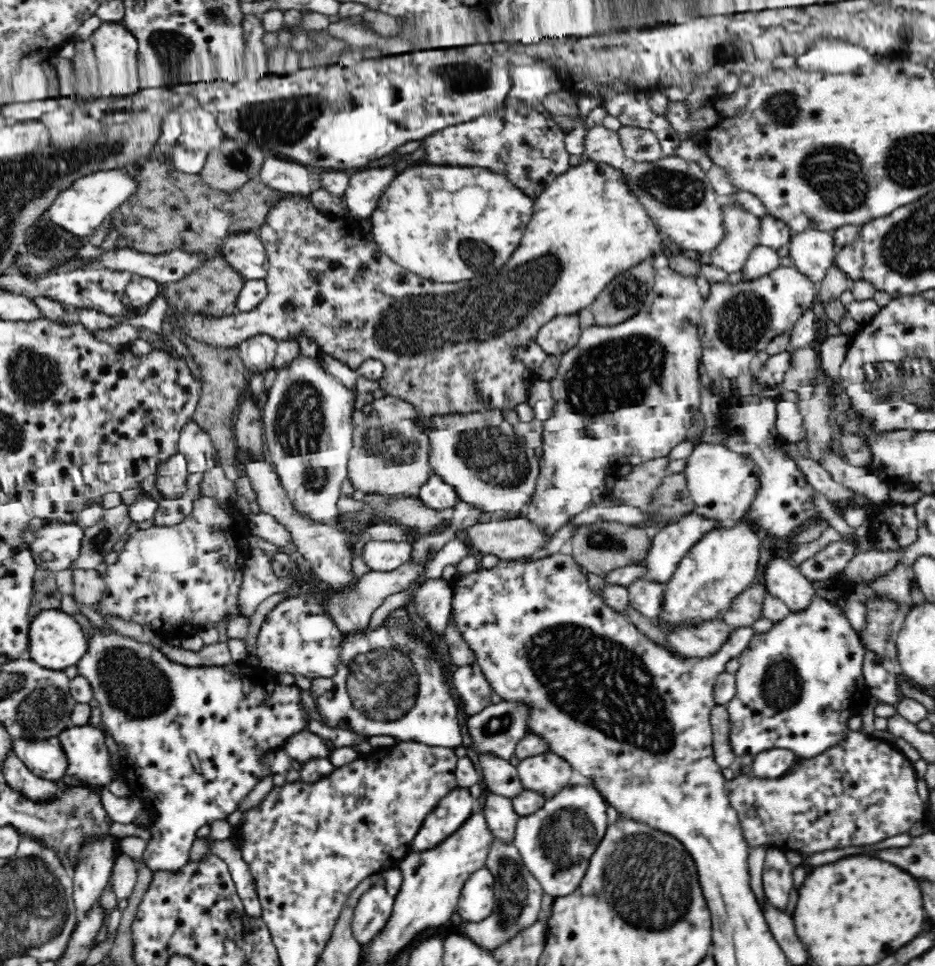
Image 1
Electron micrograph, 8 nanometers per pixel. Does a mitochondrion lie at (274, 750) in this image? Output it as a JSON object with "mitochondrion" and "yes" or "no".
{"mitochondrion":"no"}

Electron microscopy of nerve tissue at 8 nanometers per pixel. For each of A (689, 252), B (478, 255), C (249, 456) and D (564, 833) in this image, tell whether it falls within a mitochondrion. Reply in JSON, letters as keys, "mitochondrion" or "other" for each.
{"A":"other","B":"mitochondrion","C":"other","D":"mitochondrion"}

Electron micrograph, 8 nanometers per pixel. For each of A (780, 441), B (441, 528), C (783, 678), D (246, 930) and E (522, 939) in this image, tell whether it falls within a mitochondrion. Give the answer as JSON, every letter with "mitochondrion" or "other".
{"A":"other","B":"other","C":"mitochondrion","D":"other","E":"mitochondrion"}

